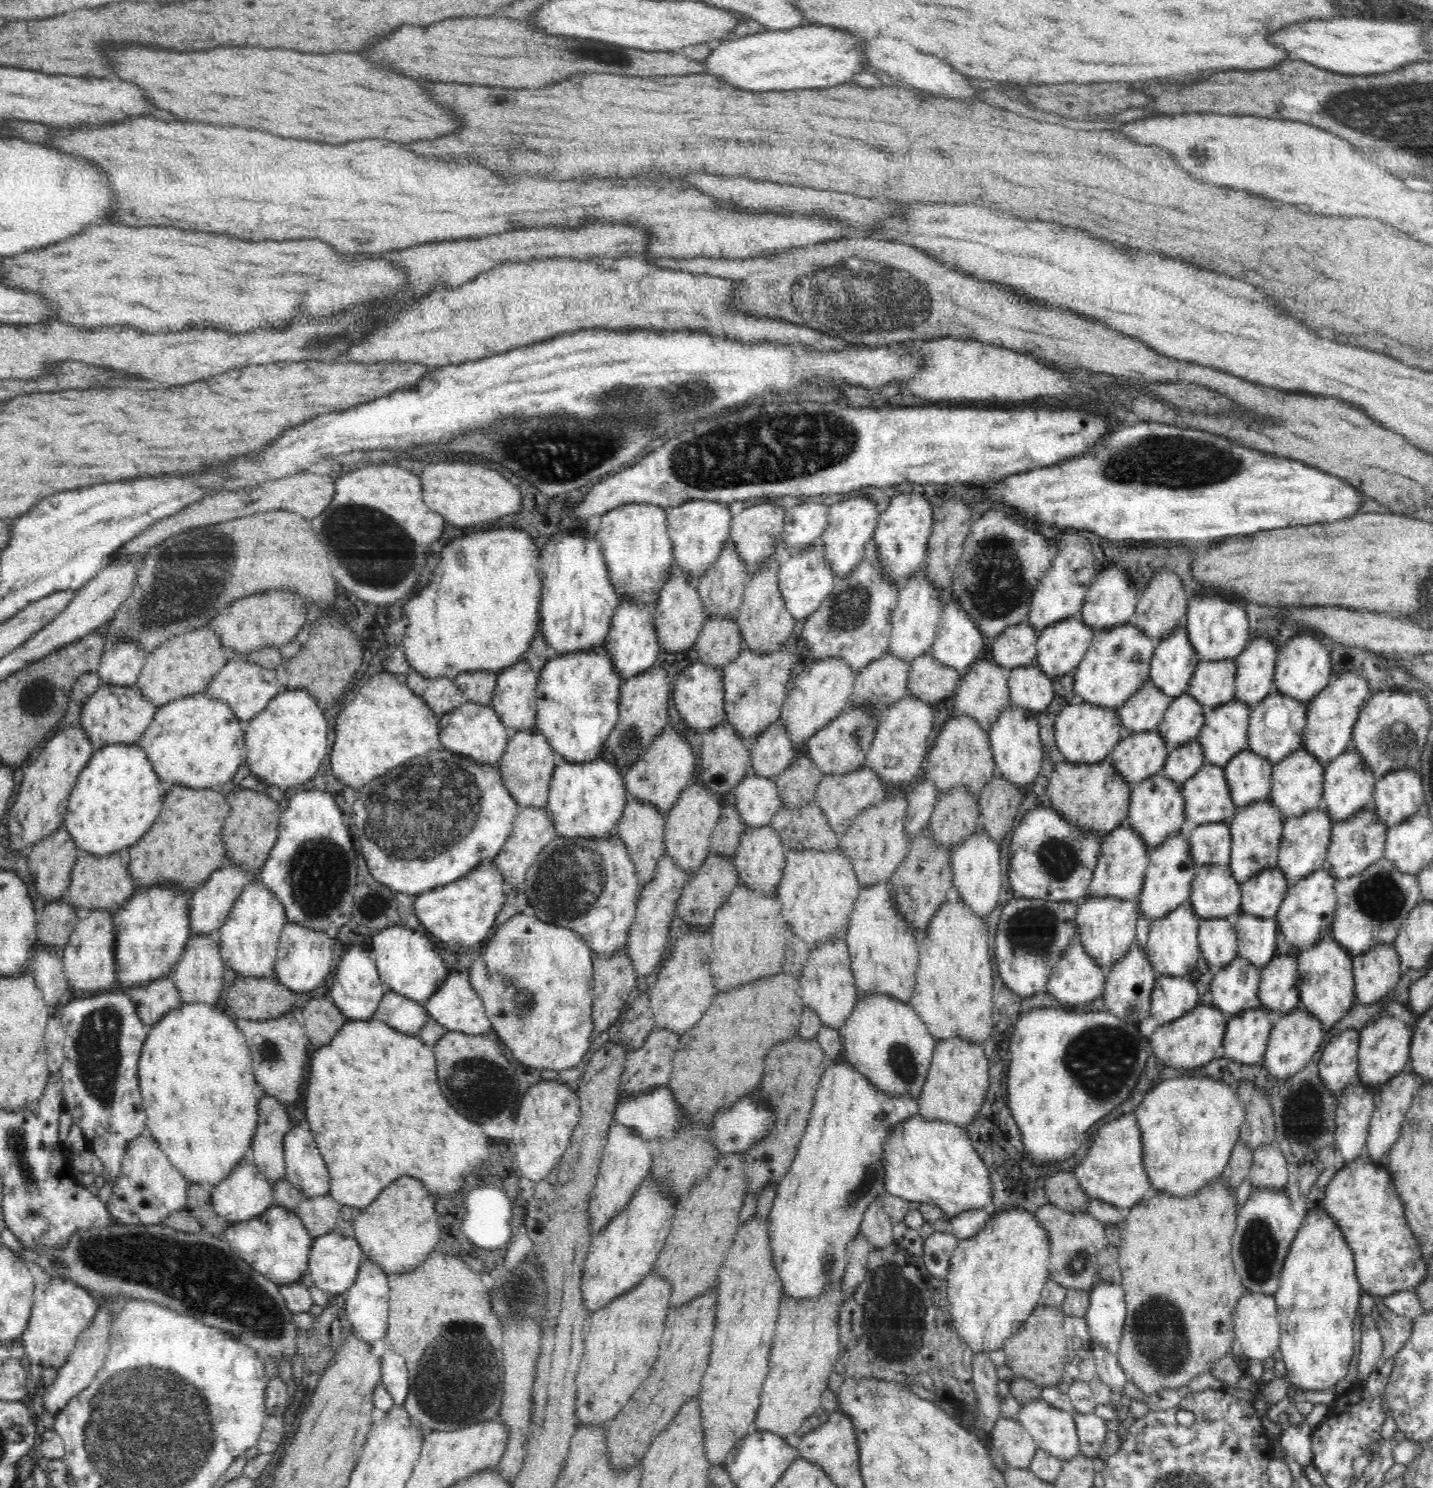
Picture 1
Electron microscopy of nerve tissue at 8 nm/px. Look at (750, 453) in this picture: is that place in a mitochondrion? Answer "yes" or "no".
yes

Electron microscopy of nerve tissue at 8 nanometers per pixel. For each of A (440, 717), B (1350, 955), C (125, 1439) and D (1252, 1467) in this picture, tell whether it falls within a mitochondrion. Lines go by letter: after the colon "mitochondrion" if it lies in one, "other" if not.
A: other
B: other
C: mitochondrion
D: other

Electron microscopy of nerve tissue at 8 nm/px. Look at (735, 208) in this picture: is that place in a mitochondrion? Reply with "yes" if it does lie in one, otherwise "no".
no

